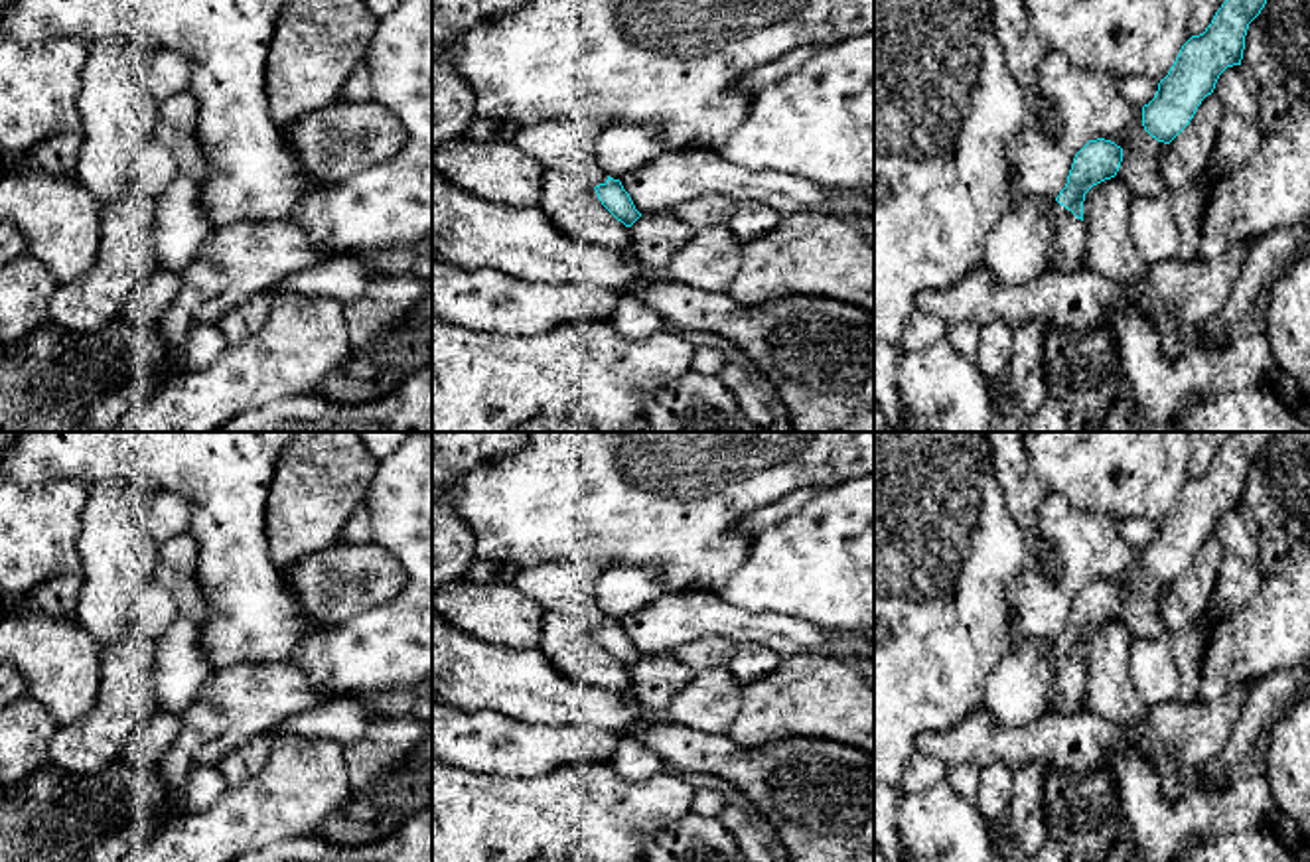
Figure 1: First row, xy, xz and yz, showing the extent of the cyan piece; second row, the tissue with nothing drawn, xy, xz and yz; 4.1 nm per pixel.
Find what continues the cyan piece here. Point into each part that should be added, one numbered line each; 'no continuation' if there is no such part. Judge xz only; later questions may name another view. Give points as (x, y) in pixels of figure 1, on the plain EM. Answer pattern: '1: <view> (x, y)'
1: xz (569, 586)

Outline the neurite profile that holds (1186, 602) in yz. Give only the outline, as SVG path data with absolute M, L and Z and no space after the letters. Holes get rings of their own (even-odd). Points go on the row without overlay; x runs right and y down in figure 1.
M1207 537L1190 566L1168 586L1162 623L1170 635L1207 619L1221 556L1219 540Z

